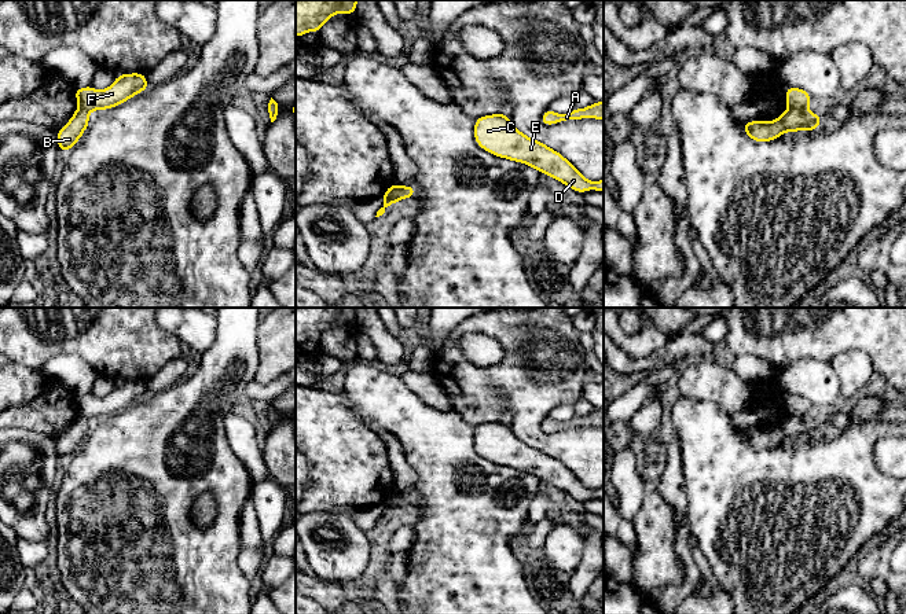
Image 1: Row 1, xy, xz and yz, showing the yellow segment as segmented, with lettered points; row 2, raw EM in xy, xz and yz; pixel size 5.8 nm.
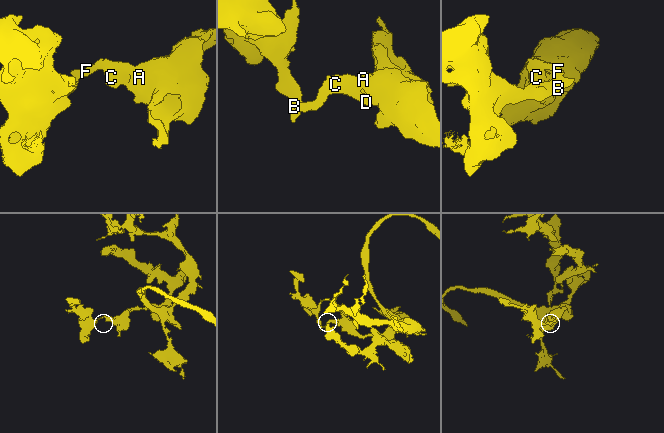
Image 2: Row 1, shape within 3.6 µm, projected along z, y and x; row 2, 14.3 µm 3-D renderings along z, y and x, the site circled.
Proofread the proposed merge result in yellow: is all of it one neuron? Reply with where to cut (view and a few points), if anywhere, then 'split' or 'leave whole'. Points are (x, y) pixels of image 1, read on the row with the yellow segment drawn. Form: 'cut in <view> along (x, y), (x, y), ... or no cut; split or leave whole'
cut in xz along (396, 184), (391, 194), (392, 202); split

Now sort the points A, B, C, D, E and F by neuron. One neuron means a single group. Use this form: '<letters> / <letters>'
A C D E F / B

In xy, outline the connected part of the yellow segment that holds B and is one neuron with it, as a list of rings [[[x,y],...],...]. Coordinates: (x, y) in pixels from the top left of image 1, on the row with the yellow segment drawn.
[[[78,107],[69,122],[56,132],[59,150],[67,152],[82,136],[89,125],[89,113]]]

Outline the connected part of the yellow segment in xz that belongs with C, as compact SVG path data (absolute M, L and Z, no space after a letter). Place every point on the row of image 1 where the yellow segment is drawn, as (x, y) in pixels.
M505 113L483 115L474 120L474 141L484 151L491 152L495 157L510 159L514 162L522 162L549 177L561 181L565 187L572 188L579 194L584 194L588 190L604 192L604 179L599 181L587 180L564 155L558 151L547 147L540 140L533 140L520 132Z

